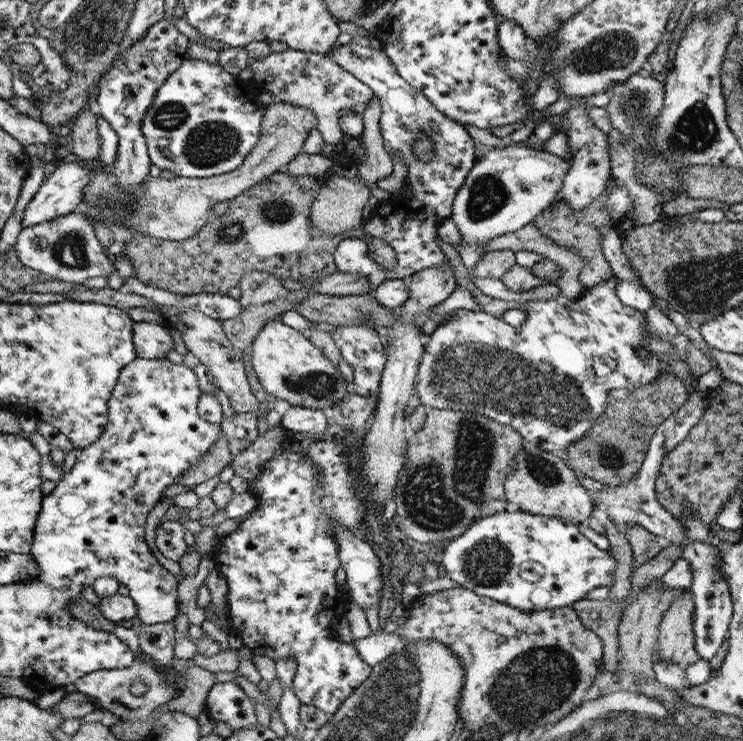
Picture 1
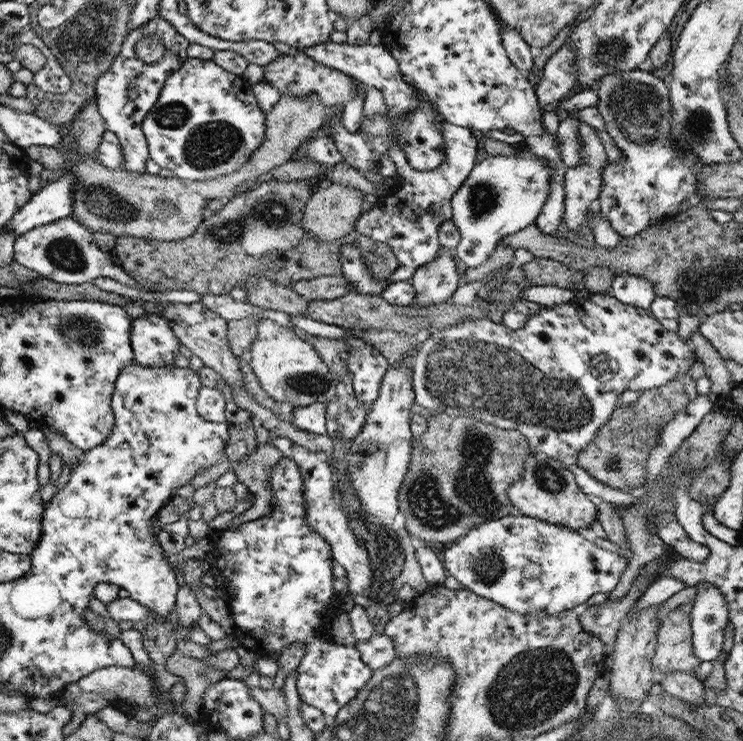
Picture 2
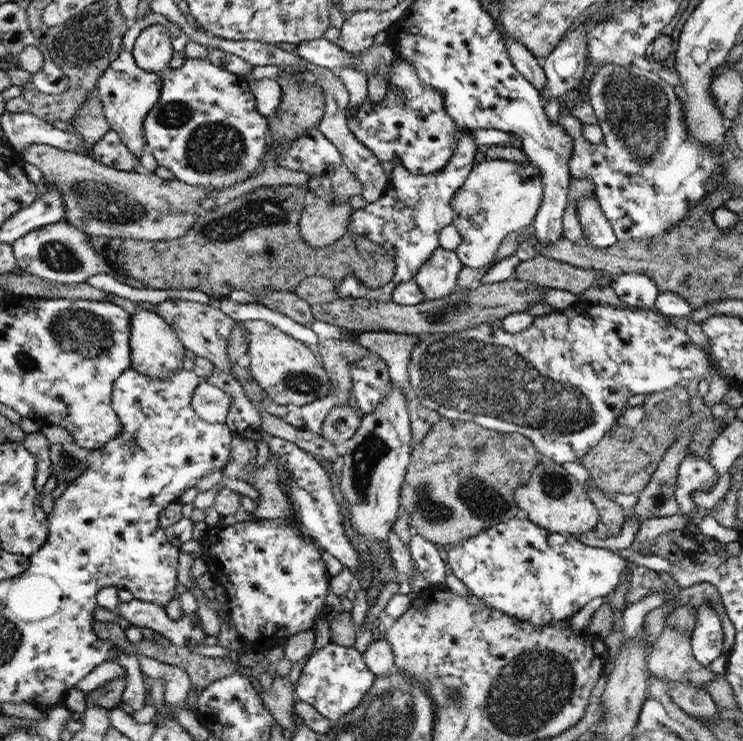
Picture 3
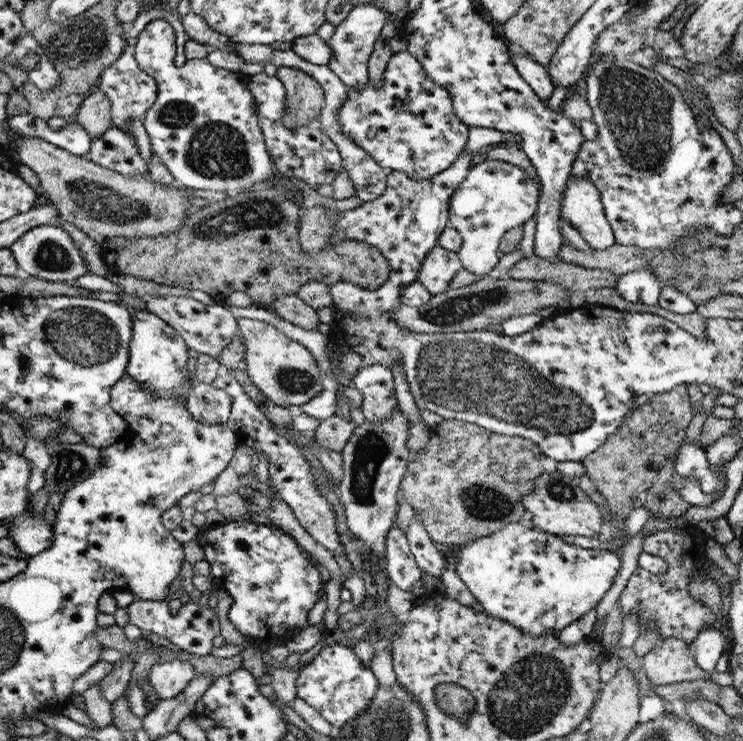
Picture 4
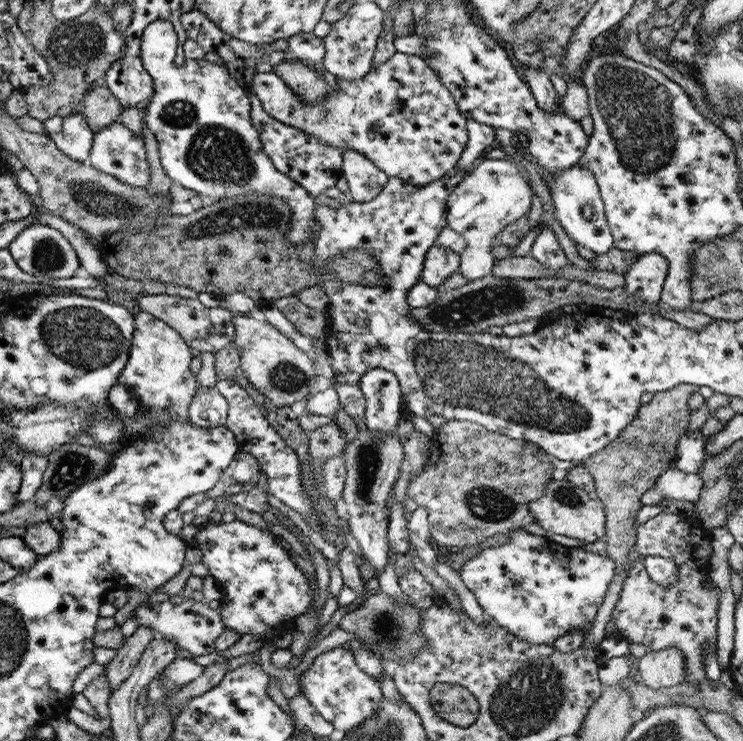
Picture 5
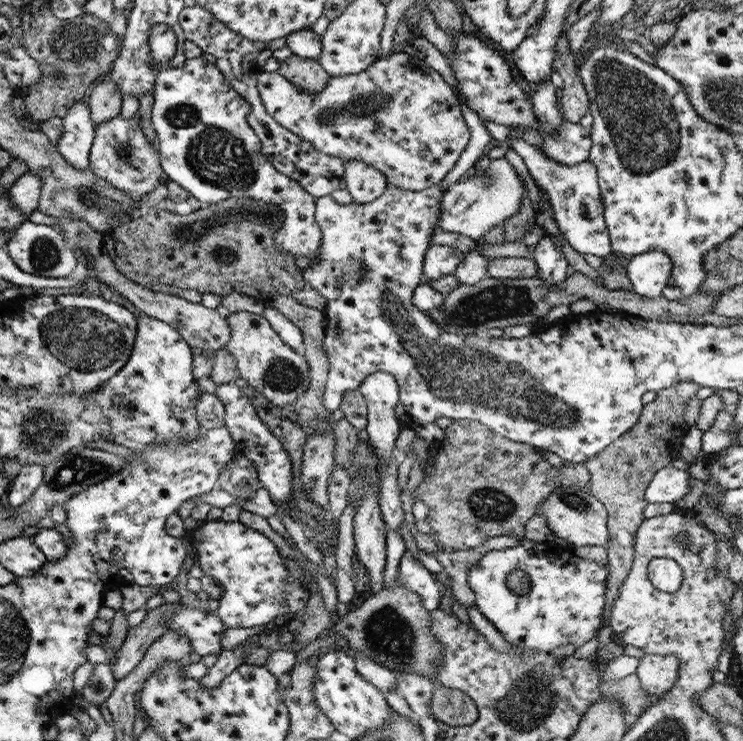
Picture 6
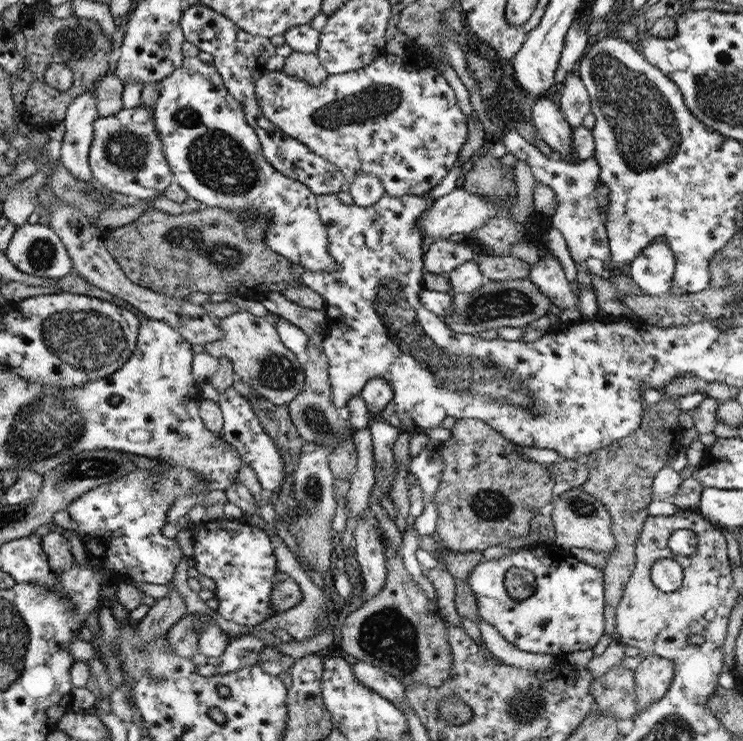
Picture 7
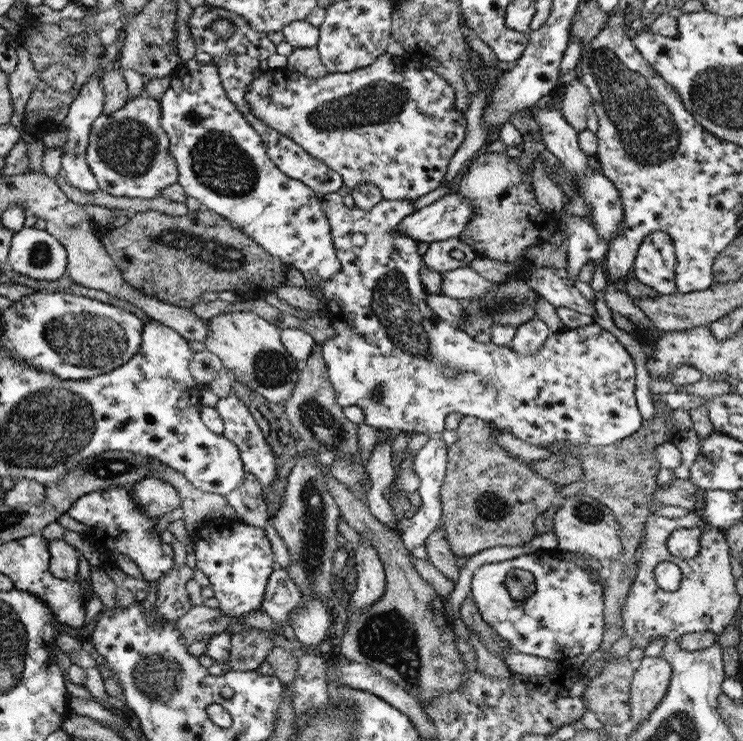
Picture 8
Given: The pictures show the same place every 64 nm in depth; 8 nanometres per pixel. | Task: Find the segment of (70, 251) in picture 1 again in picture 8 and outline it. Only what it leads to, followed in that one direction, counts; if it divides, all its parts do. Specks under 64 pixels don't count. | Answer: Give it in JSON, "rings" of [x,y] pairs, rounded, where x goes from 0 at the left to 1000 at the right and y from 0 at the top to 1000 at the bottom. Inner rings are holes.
{"rings":[[[34,305],[17,316],[17,325],[11,340],[11,360],[20,368],[46,378],[65,378],[78,385],[78,377],[89,372],[90,340],[86,332],[63,309],[47,309]]]}

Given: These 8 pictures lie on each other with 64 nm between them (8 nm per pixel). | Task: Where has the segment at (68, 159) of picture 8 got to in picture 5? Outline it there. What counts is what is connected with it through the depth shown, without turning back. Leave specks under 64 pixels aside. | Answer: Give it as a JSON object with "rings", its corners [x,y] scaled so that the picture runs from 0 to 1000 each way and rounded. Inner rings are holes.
{"rings":[[[102,151],[100,157],[86,159],[83,178],[78,178],[78,181],[63,181],[59,165],[39,155],[24,159],[23,166],[24,170],[30,171],[30,175],[48,181],[61,181],[94,215],[110,220],[118,217],[127,179],[118,171],[118,165],[110,157],[110,151]]]}

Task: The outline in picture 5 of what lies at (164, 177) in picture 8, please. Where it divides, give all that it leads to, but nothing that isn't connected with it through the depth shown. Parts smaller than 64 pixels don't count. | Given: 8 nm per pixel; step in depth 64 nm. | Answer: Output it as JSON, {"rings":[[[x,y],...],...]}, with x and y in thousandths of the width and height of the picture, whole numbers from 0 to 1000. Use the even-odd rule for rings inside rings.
{"rings":[[[157,162],[125,181],[124,198],[118,217],[127,228],[140,235],[151,236],[170,250],[178,252],[202,251],[202,221],[197,209],[195,192],[183,186],[167,167]]]}

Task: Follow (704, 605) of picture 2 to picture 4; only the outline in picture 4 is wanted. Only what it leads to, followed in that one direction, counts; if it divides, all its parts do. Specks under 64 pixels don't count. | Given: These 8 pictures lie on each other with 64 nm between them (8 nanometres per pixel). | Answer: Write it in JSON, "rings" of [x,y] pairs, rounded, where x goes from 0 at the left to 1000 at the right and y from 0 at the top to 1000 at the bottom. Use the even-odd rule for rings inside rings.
{"rings":[[[966,843],[950,846],[942,857],[937,857],[933,868],[933,883],[938,899],[950,908],[964,908],[964,895],[977,880],[974,862]]]}

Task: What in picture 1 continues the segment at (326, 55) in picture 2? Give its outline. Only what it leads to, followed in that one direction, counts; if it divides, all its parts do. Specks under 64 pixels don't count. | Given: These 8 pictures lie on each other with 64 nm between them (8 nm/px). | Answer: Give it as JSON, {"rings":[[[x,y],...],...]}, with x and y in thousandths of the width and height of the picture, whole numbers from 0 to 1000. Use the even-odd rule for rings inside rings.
{"rings":[[[476,54],[464,61],[452,59],[444,73],[439,73],[458,92],[472,97],[507,128],[514,146],[510,170],[517,189],[517,198],[524,209],[538,206],[549,235],[545,247],[552,262],[532,262],[530,266],[503,281],[494,296],[487,297],[489,310],[506,321],[513,321],[528,333],[533,343],[530,362],[520,367],[482,367],[487,375],[497,375],[501,383],[511,378],[550,378],[556,370],[579,360],[598,360],[608,367],[604,351],[595,341],[588,321],[588,304],[596,296],[608,291],[608,277],[616,256],[622,254],[638,220],[639,190],[624,175],[624,170],[602,159],[556,116],[546,111],[522,74],[513,66],[502,66],[495,58]],[[576,184],[584,215],[567,219],[557,209],[557,194],[563,186]]]}

